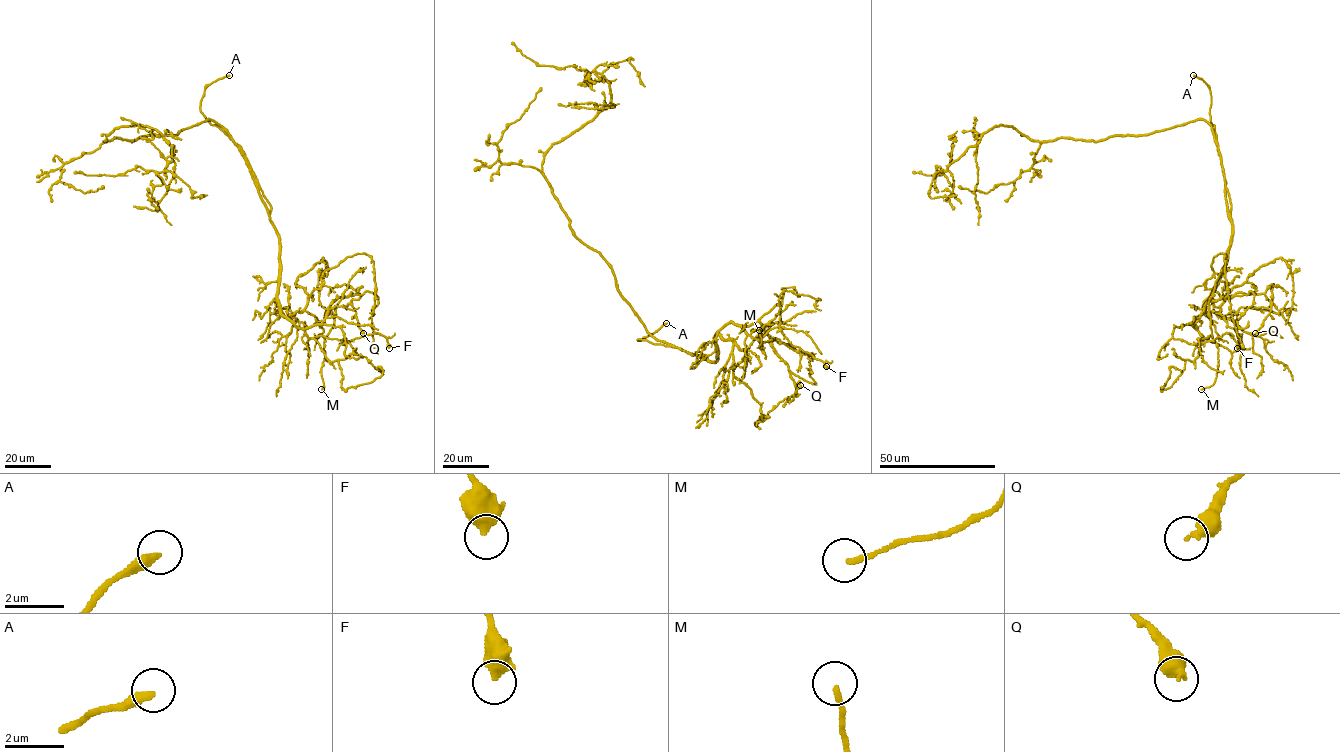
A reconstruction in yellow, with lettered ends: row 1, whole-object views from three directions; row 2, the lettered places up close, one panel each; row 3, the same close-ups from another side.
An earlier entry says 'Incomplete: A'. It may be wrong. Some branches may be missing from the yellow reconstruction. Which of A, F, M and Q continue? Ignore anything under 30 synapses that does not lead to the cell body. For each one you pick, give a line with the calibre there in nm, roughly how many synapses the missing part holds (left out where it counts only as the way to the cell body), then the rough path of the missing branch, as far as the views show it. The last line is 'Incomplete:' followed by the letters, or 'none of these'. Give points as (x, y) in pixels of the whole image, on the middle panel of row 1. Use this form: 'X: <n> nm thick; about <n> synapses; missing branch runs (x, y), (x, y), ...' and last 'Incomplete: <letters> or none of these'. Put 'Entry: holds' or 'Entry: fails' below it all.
A: 320 nm thick
Incomplete: A
Entry: holds

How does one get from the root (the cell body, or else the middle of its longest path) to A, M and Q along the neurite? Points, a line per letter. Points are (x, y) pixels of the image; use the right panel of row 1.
A: (1206, 122), (1215, 141), (1215, 126), (1209, 114), (1210, 89), (1193, 75)
M: (1206, 122), (1220, 156), (1231, 237), (1225, 269), (1193, 323), (1218, 349), (1215, 381), (1201, 389)
Q: (1206, 122), (1231, 237), (1225, 269), (1191, 324), (1209, 301), (1263, 294), (1271, 309), (1255, 333)

